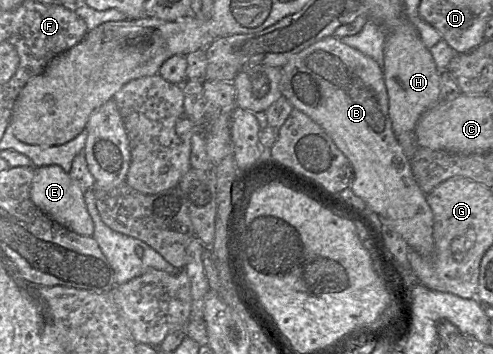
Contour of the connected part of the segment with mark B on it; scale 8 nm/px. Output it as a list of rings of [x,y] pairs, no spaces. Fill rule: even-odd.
[[[328,36],[293,55],[281,68],[280,92],[293,108],[317,123],[350,161],[353,193],[391,221],[410,250],[431,254],[433,213],[393,131],[382,68],[339,38]]]

